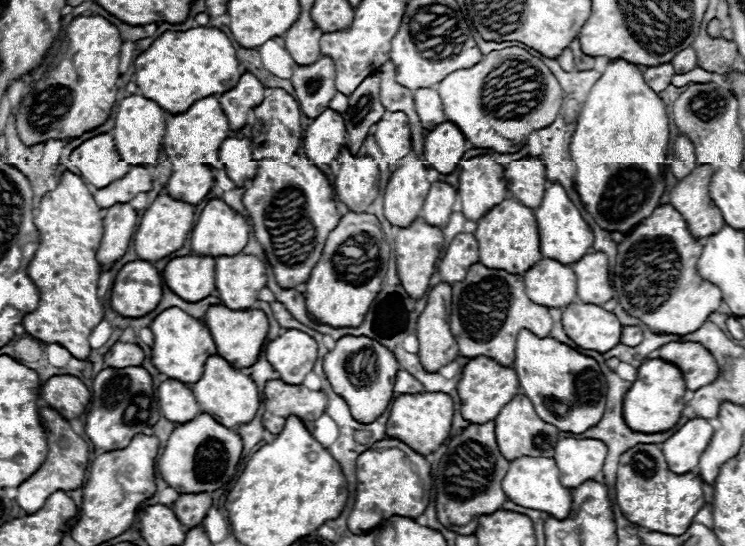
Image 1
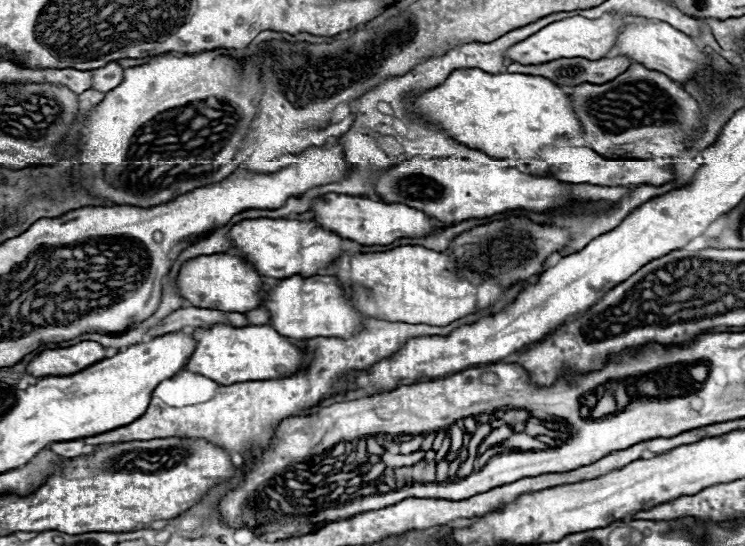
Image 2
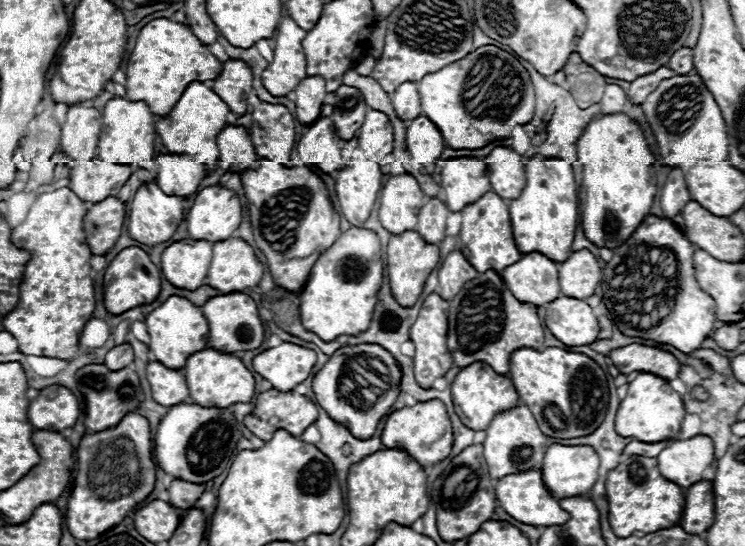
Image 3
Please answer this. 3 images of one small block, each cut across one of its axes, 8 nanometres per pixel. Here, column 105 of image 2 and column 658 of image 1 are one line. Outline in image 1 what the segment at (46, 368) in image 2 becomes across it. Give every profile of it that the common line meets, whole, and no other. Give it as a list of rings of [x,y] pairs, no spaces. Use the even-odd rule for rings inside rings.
[[[668,342],[658,348],[658,358],[674,362],[674,366],[682,370],[688,390],[710,384],[718,374],[714,356],[698,342]]]

